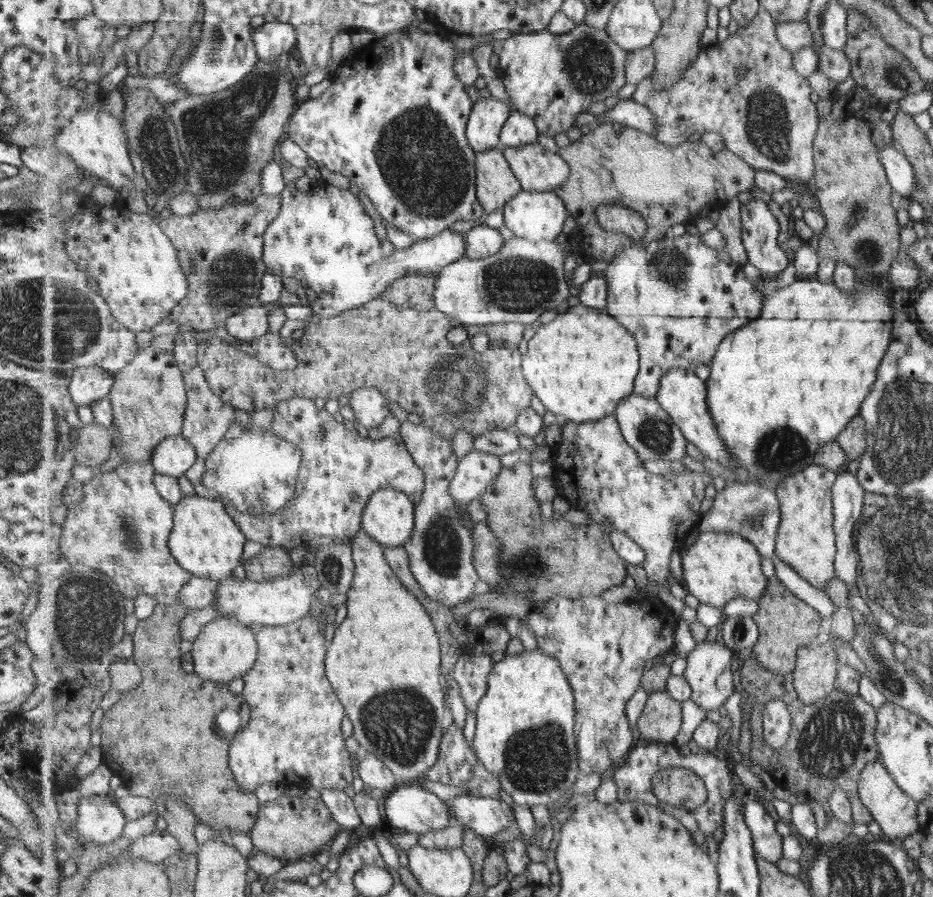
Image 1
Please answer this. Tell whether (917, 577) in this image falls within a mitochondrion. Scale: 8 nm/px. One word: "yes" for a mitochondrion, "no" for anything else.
yes

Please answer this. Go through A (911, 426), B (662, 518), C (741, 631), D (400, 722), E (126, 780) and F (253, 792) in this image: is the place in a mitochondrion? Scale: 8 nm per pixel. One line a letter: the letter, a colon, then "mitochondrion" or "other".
A: mitochondrion
B: other
C: mitochondrion
D: mitochondrion
E: other
F: other

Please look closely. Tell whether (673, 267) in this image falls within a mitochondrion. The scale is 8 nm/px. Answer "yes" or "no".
yes

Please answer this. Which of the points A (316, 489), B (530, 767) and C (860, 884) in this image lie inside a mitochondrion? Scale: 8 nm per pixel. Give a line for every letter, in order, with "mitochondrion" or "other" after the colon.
A: other
B: mitochondrion
C: mitochondrion

